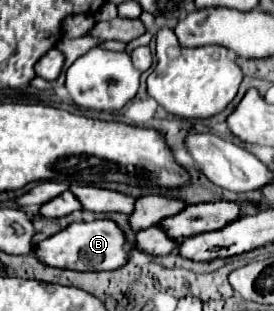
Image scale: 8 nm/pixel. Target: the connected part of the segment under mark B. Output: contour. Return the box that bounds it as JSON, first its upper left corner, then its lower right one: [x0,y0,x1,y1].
[33,221,129,271]

